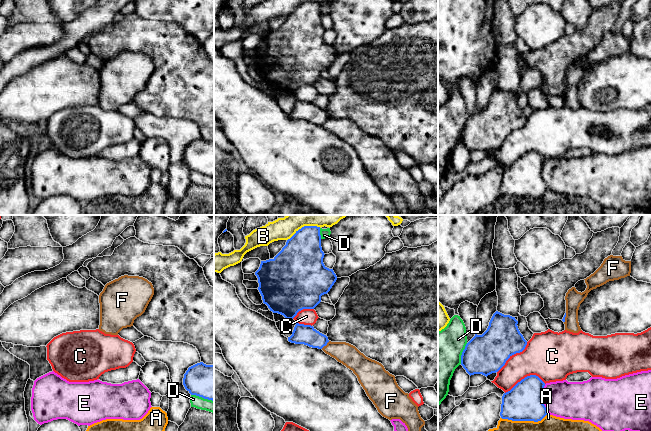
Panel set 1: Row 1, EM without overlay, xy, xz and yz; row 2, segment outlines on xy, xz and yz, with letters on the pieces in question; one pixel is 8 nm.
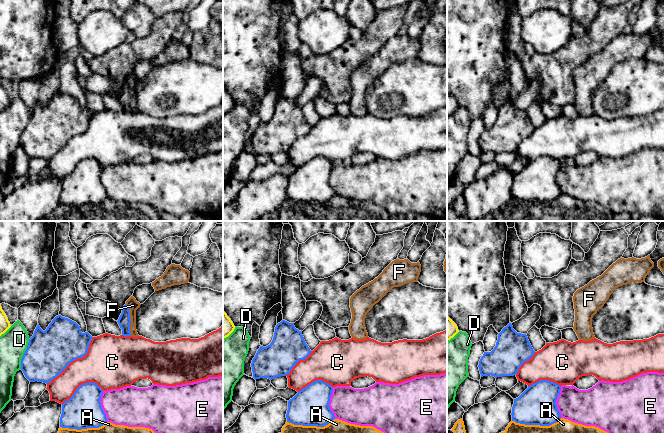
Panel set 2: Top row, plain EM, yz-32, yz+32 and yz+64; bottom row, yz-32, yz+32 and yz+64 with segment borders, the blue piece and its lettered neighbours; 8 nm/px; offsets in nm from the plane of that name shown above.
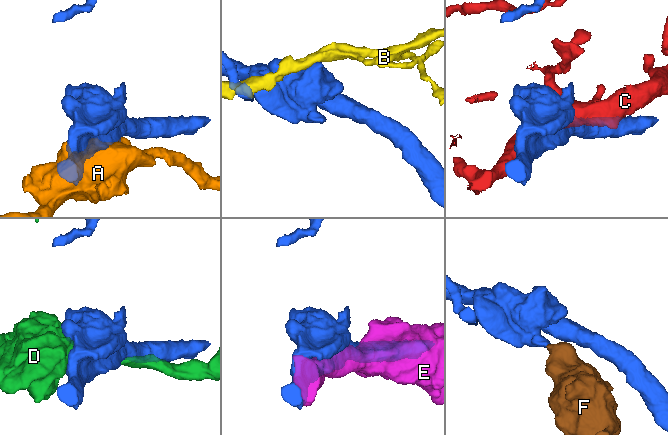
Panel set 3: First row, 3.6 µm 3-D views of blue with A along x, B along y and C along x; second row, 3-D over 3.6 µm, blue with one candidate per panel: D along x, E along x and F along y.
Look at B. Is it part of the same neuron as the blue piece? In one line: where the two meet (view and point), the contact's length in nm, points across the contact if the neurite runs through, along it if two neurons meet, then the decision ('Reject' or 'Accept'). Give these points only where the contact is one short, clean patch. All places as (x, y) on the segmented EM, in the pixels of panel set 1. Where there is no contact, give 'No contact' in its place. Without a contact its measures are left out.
Touches blue at xz (304, 226). Shared border 300 nm. Reject

